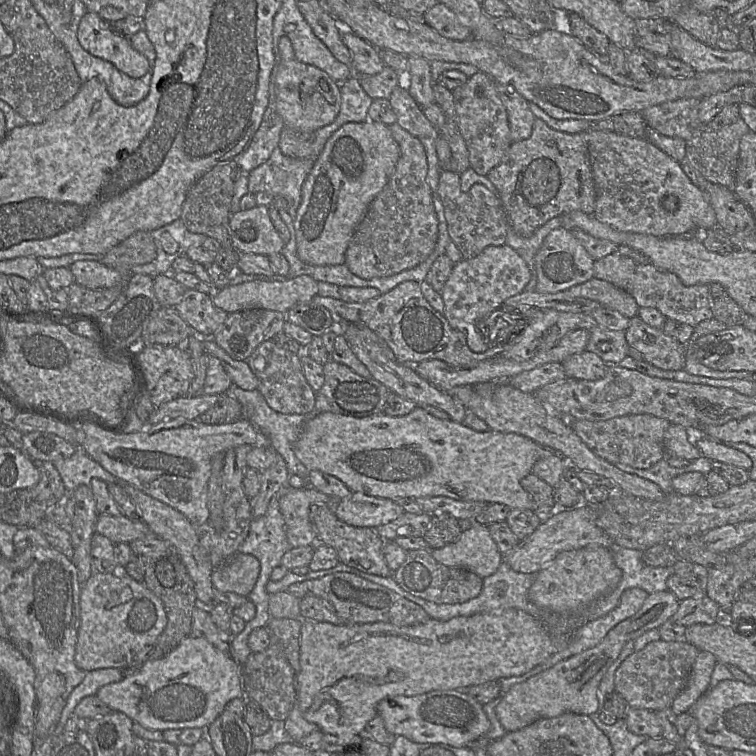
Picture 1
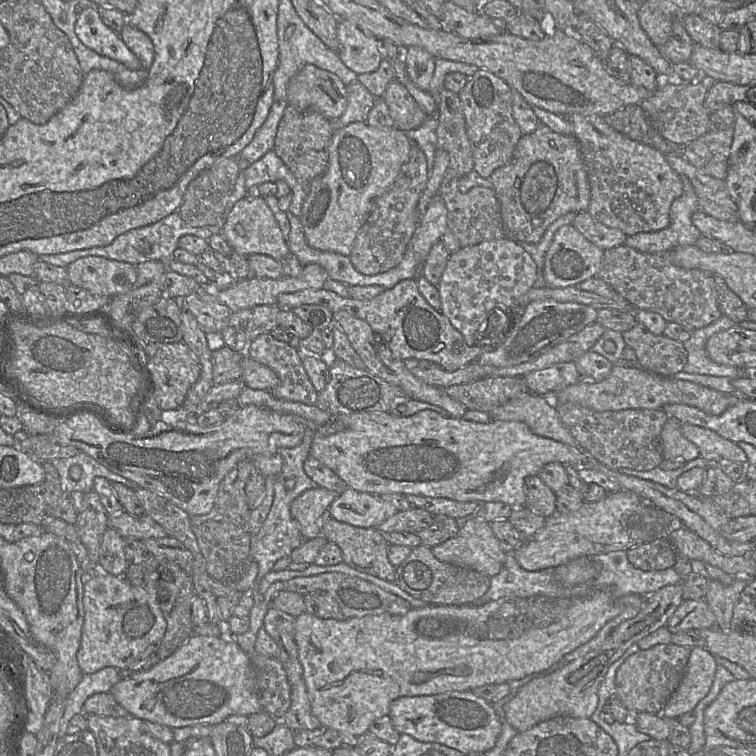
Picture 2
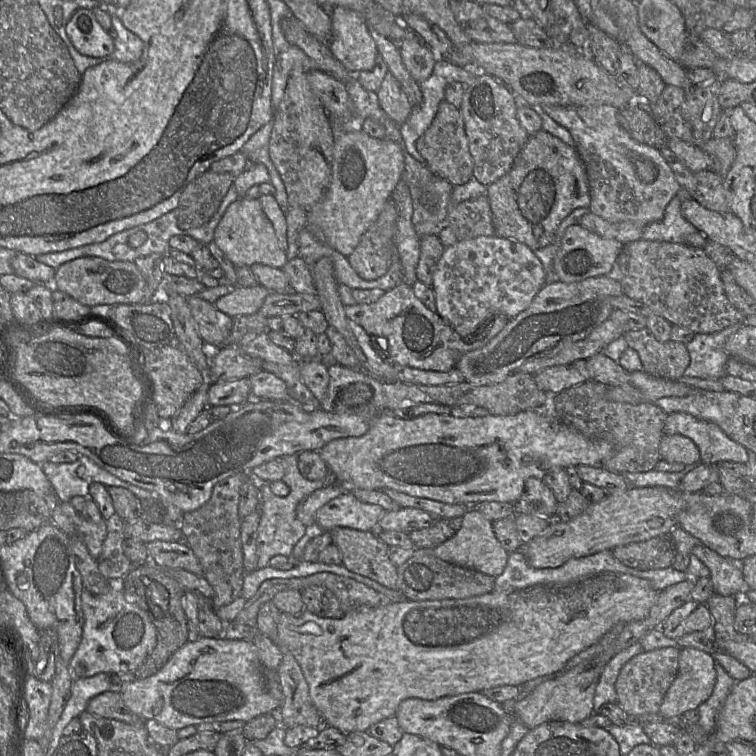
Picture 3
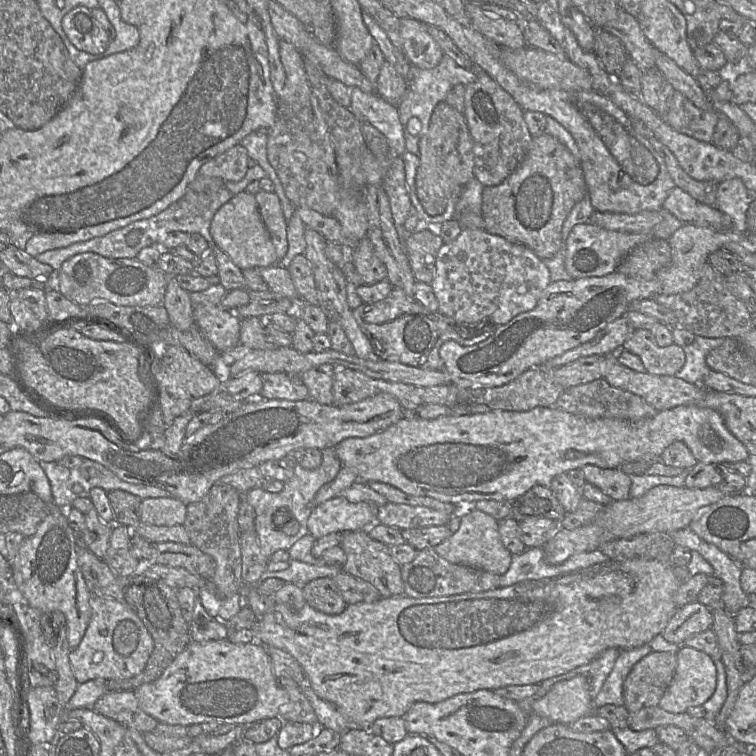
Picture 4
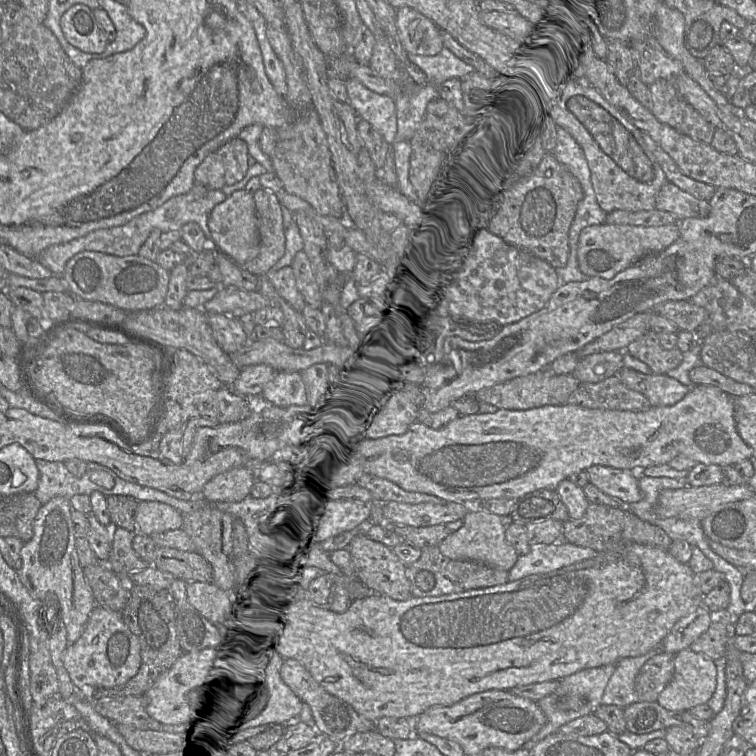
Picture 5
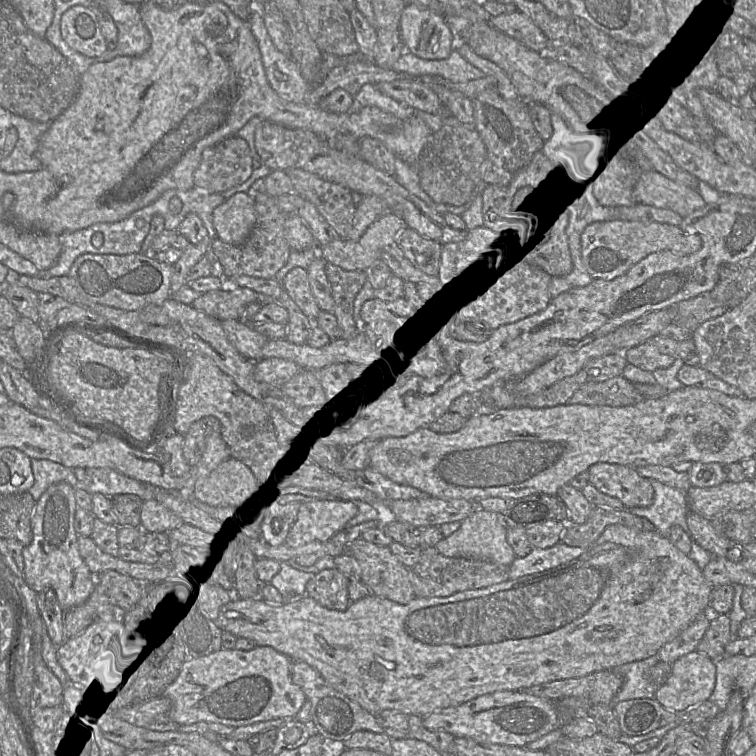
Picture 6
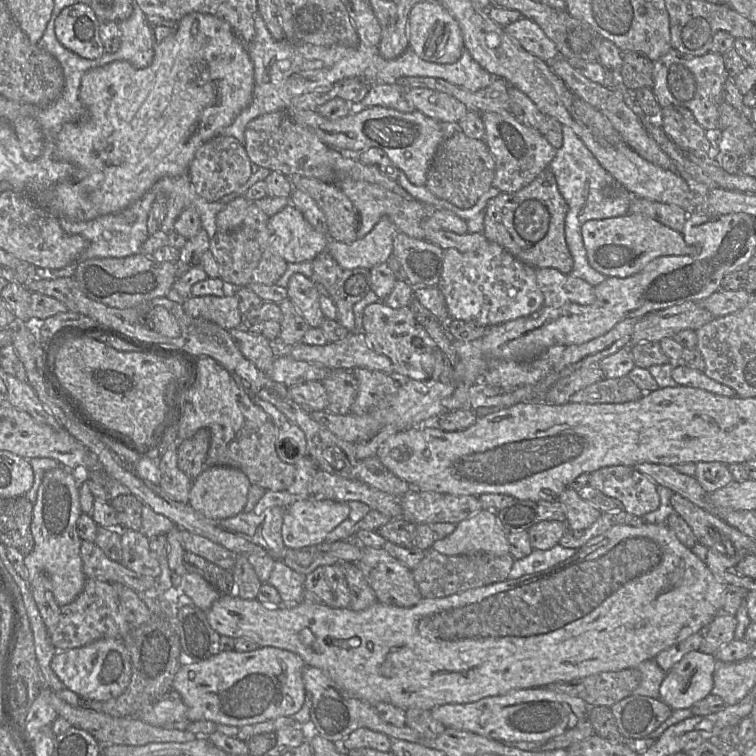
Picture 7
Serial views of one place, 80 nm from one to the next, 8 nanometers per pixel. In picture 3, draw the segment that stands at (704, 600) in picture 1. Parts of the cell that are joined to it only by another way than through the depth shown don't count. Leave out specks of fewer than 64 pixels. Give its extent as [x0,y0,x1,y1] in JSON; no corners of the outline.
[660,600,712,640]

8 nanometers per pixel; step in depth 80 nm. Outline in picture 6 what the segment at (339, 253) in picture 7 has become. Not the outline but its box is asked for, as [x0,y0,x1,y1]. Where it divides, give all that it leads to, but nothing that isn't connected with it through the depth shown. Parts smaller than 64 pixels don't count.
[320,213,405,271]

